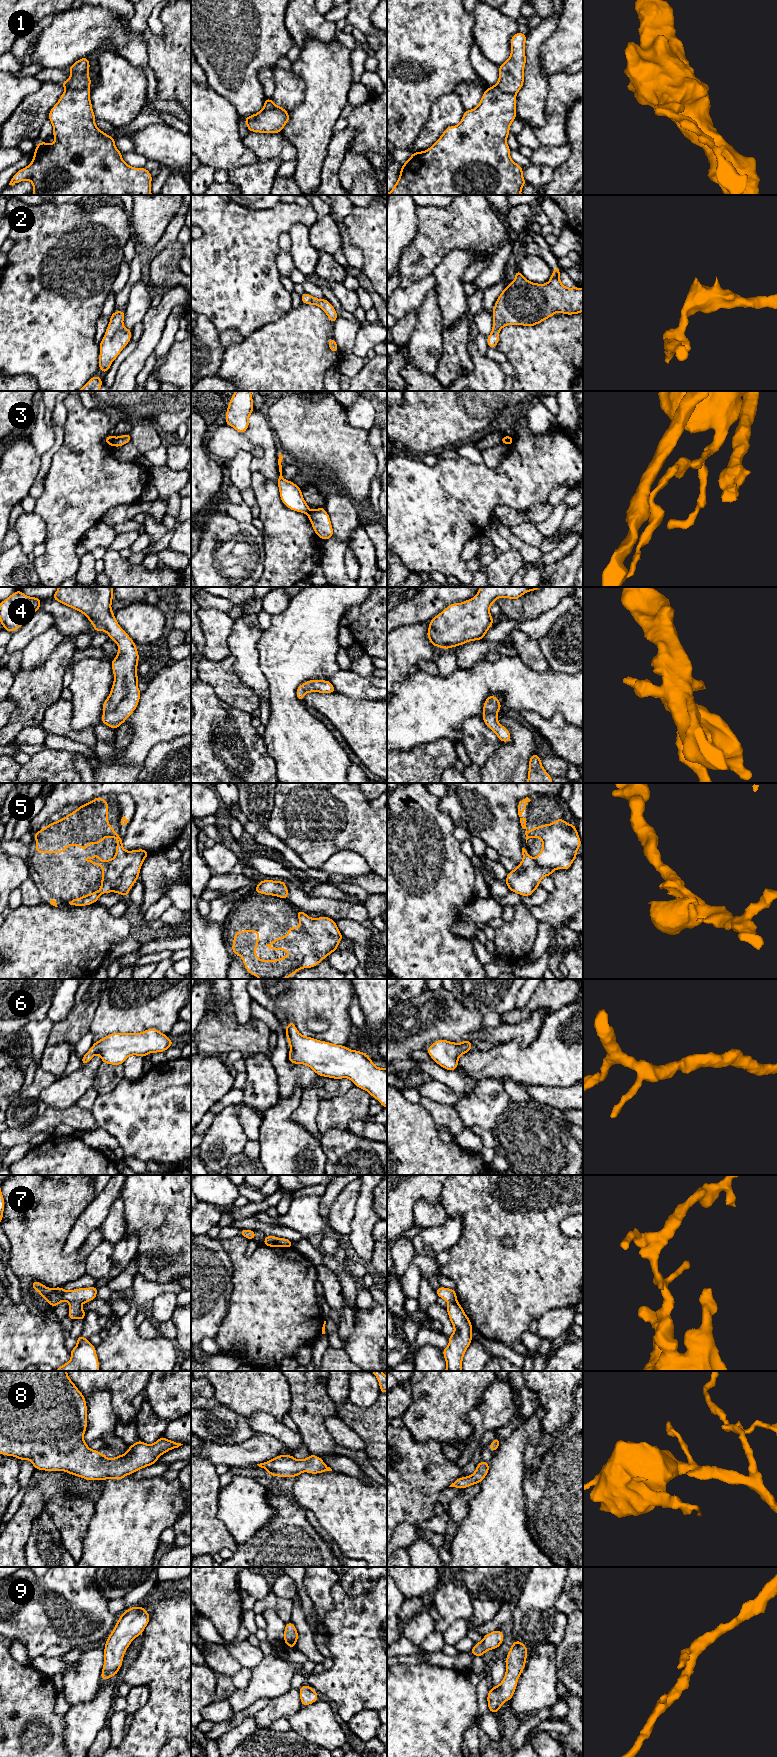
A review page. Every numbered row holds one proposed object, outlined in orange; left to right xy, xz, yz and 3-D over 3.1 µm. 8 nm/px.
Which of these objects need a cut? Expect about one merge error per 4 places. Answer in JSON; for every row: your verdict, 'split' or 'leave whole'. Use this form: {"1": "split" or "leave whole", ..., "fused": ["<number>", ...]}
{"1": "split", "2": "leave whole", "3": "split", "4": "leave whole", "5": "leave whole", "6": "leave whole", "7": "split", "8": "leave whole", "9": "leave whole", "fused": ["1", "3", "7"]}

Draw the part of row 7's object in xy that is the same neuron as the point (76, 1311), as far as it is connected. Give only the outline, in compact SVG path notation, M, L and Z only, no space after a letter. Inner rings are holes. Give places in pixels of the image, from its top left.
M69 1302L69 1313L68 1317L70 1320L81 1319L84 1322L86 1312L78 1302Z

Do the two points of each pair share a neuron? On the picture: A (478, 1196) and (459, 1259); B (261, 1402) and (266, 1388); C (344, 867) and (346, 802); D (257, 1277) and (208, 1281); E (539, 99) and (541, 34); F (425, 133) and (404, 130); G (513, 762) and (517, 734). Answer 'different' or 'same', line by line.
A: same
B: same
C: different
D: different
E: same
F: different
G: same

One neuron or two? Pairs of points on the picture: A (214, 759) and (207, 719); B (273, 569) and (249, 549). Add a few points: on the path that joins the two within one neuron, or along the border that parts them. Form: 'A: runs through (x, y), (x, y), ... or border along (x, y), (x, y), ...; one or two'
A: runs through (207, 749), (207, 729); one
B: border along (263, 537), (264, 570), (260, 576); two

